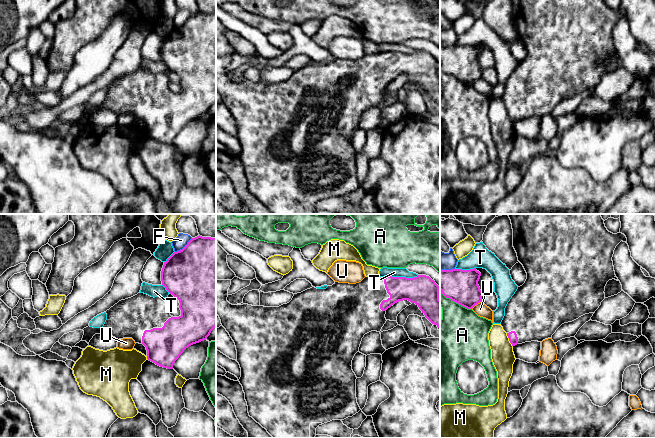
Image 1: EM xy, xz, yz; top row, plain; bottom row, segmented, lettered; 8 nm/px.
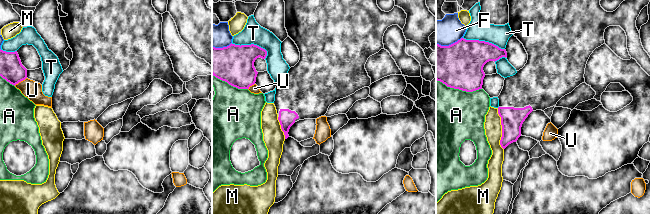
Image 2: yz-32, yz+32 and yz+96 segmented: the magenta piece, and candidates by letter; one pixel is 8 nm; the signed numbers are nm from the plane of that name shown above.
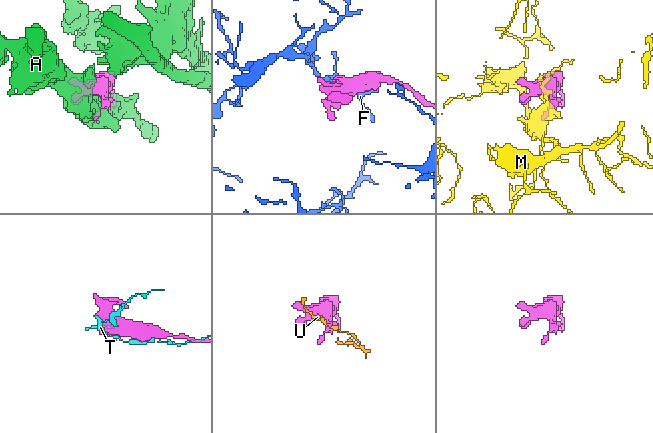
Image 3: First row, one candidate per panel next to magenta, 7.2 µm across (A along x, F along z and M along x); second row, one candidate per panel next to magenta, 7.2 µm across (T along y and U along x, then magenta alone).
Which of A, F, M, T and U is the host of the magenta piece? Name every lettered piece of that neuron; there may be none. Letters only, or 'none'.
none

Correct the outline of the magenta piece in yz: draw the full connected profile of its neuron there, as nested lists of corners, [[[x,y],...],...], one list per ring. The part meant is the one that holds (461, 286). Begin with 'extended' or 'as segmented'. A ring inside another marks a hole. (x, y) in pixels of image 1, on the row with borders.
as segmented; [[[476,268],[440,270],[440,291],[446,298],[472,309],[482,302],[483,292],[478,285],[480,276]]]

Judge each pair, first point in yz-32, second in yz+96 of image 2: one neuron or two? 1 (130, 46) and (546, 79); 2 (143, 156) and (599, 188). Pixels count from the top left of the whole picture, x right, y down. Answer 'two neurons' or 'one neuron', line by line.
1: one neuron
2: two neurons

